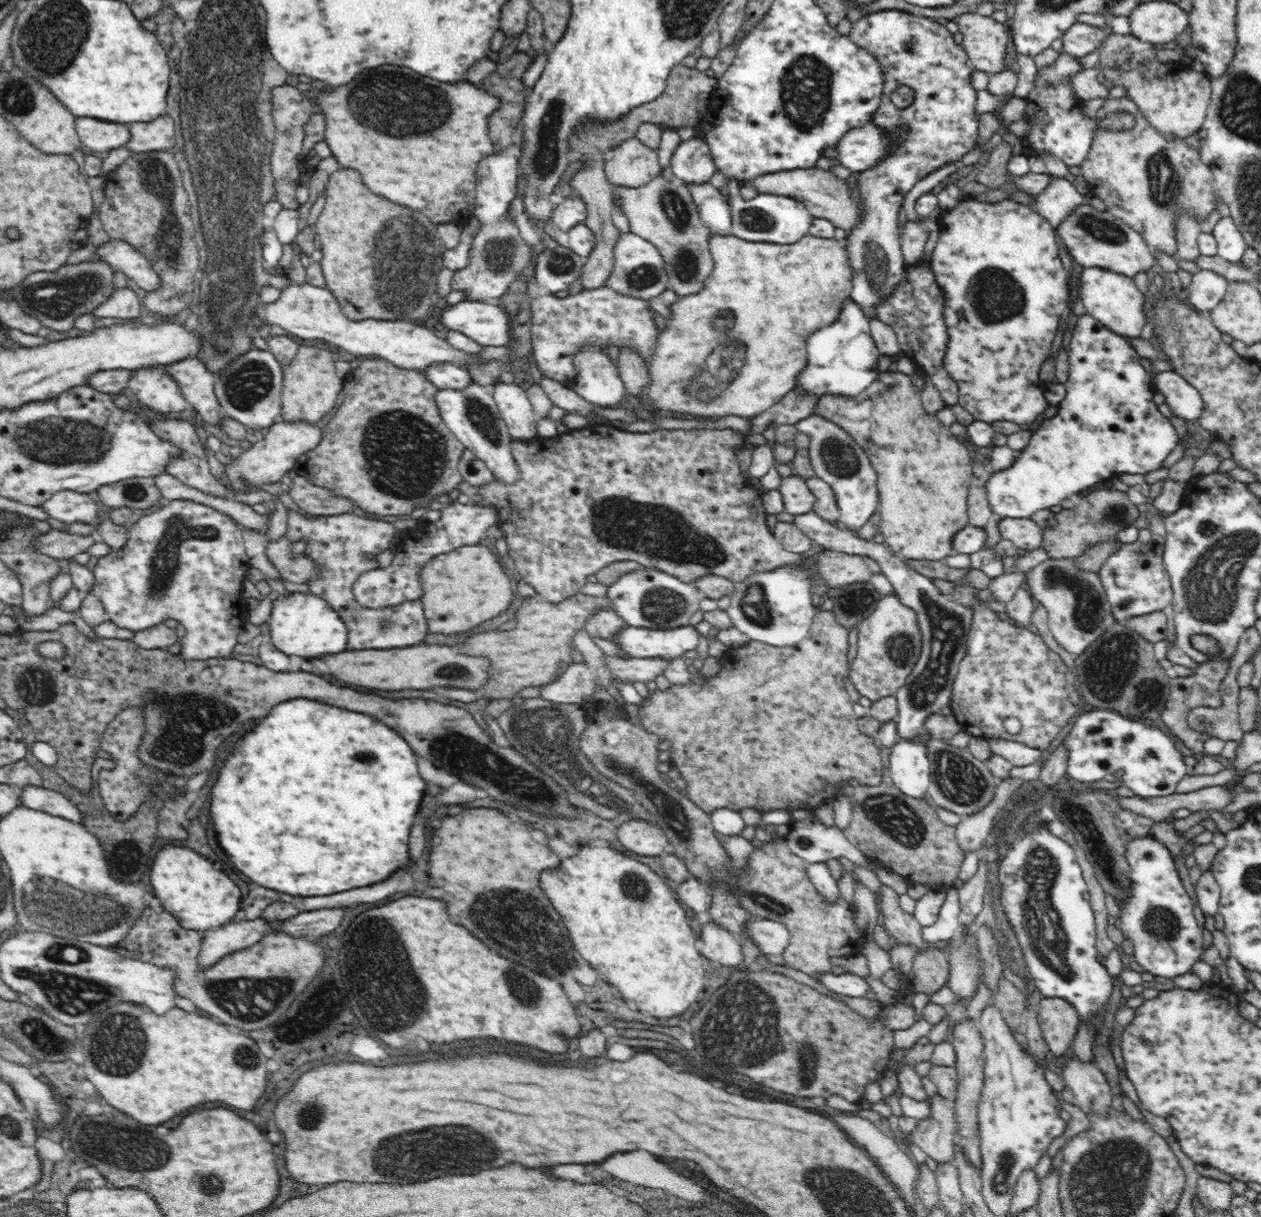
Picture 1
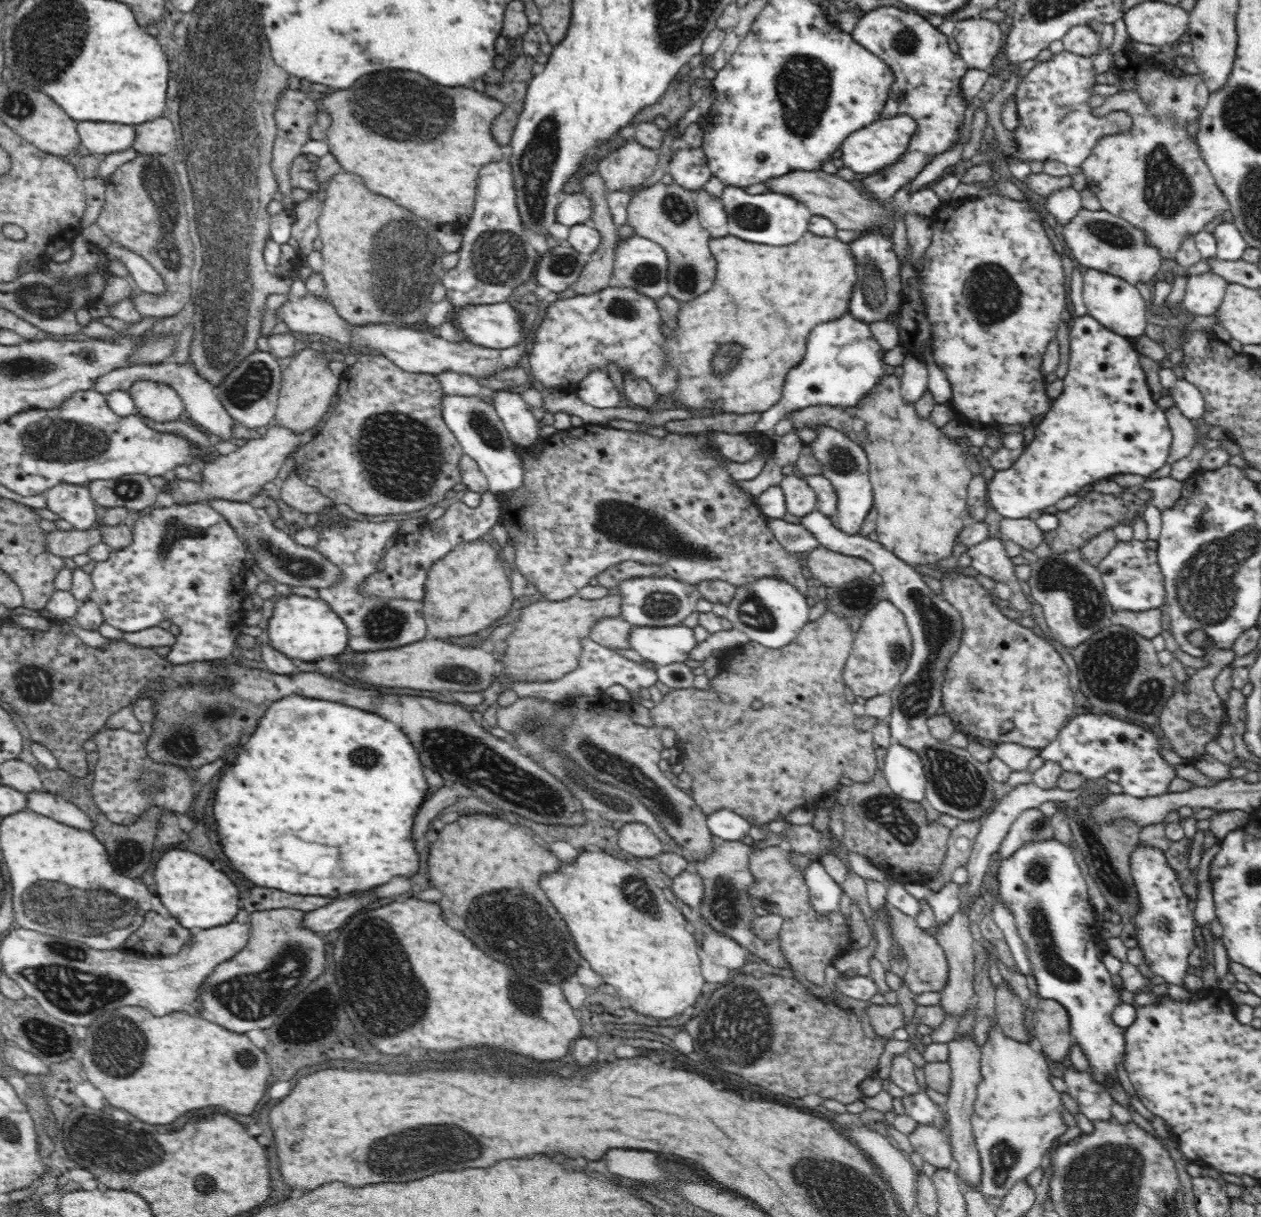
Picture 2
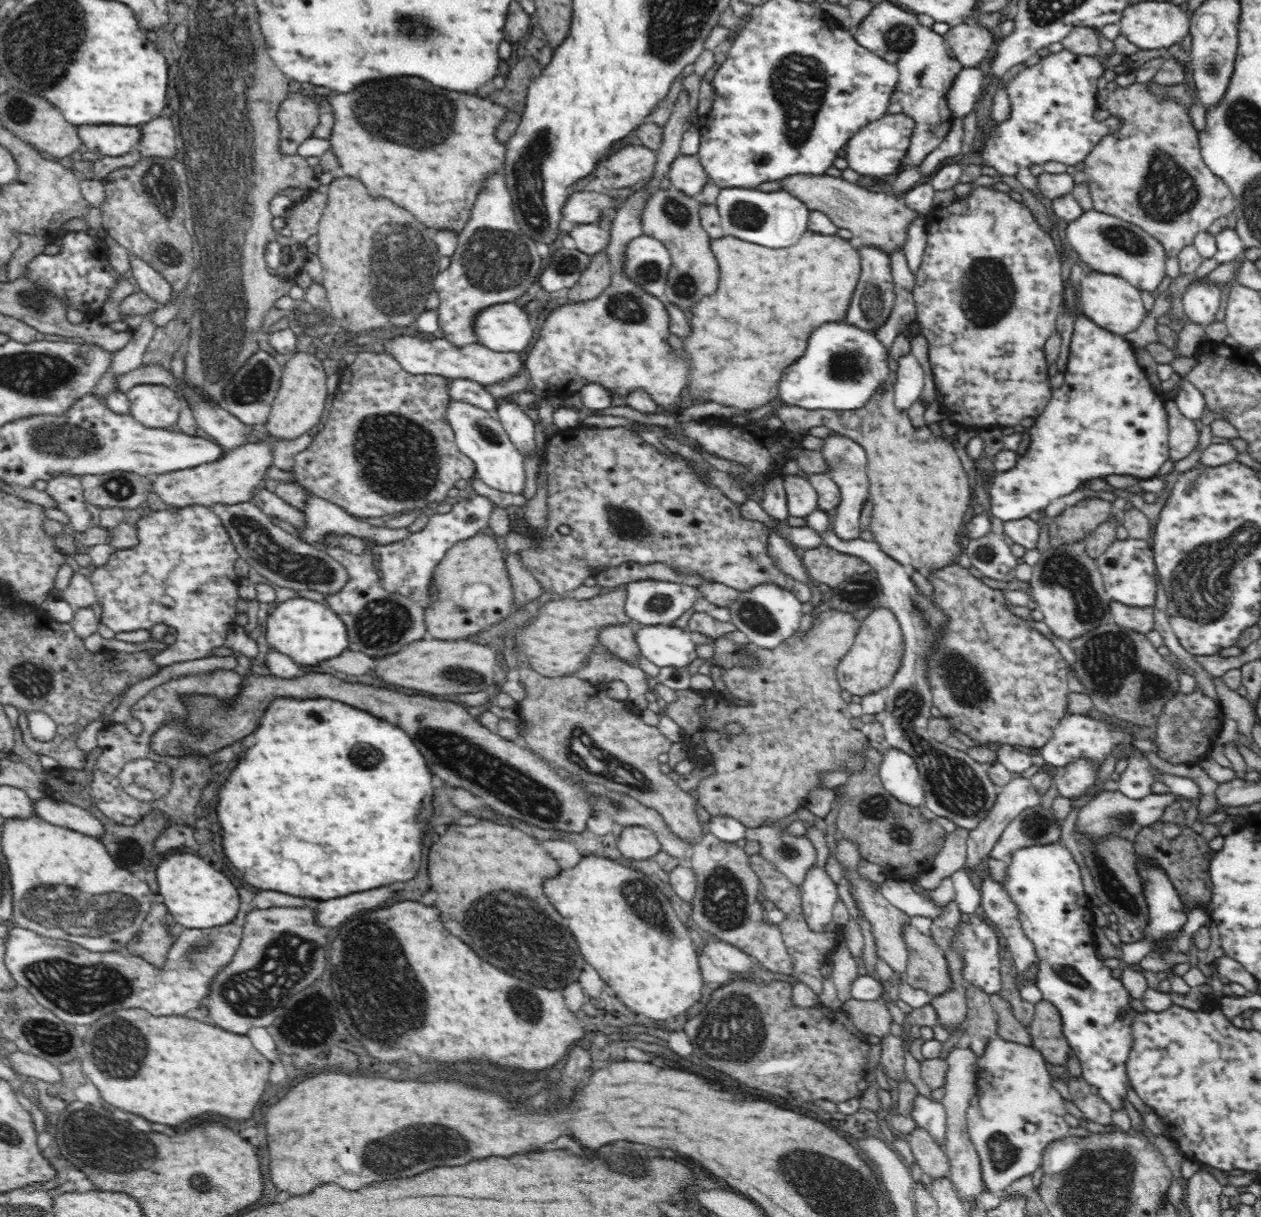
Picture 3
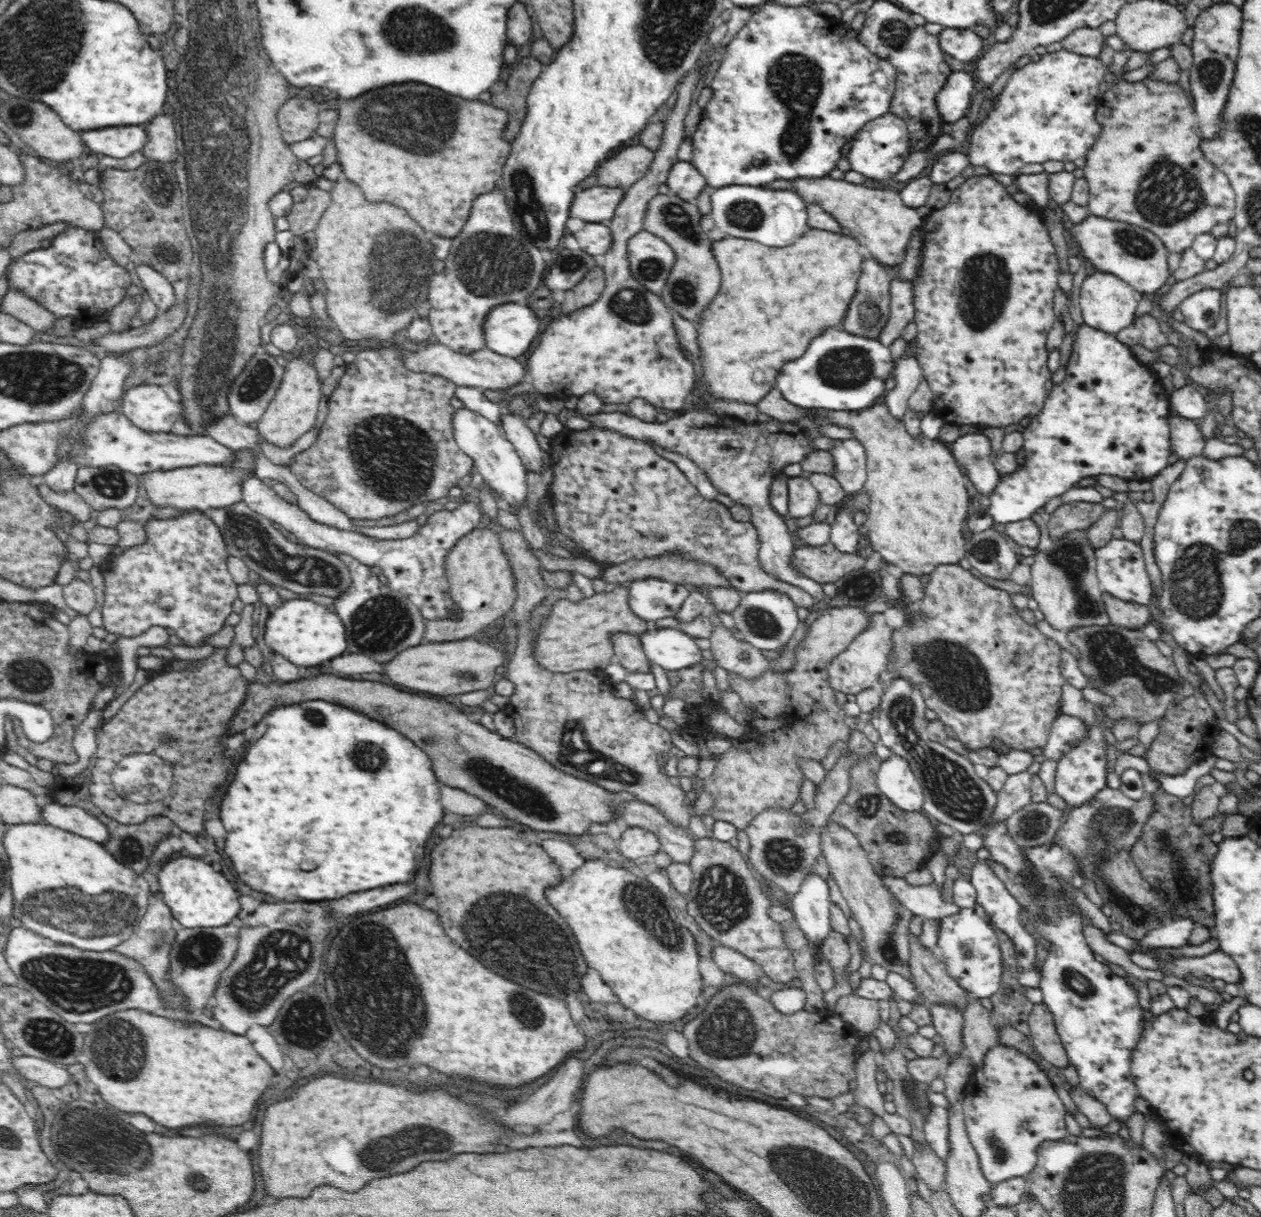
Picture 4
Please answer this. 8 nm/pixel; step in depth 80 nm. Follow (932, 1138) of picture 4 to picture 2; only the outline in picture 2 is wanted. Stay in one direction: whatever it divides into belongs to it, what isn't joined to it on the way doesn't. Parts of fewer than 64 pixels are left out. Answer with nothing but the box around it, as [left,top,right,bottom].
[902,1092,947,1128]

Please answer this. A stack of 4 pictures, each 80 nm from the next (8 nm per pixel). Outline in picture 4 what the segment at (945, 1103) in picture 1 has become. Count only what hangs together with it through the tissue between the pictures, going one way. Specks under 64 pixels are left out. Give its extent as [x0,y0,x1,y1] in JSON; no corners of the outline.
[911,1143,946,1191]

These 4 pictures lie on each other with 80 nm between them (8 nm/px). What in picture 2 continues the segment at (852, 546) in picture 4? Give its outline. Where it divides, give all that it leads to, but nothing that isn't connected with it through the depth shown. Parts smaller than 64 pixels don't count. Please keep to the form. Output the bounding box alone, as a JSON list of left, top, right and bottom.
[810,425,873,535]

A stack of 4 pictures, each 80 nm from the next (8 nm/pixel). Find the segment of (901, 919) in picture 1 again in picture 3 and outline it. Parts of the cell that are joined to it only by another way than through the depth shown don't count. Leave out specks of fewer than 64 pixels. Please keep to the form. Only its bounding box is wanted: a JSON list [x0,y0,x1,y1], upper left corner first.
[902,922,952,996]

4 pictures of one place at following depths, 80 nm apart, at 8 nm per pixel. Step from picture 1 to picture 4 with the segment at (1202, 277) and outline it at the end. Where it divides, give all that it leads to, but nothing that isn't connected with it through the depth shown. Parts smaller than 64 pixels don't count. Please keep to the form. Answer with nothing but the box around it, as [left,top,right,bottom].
[1178,287,1222,333]

